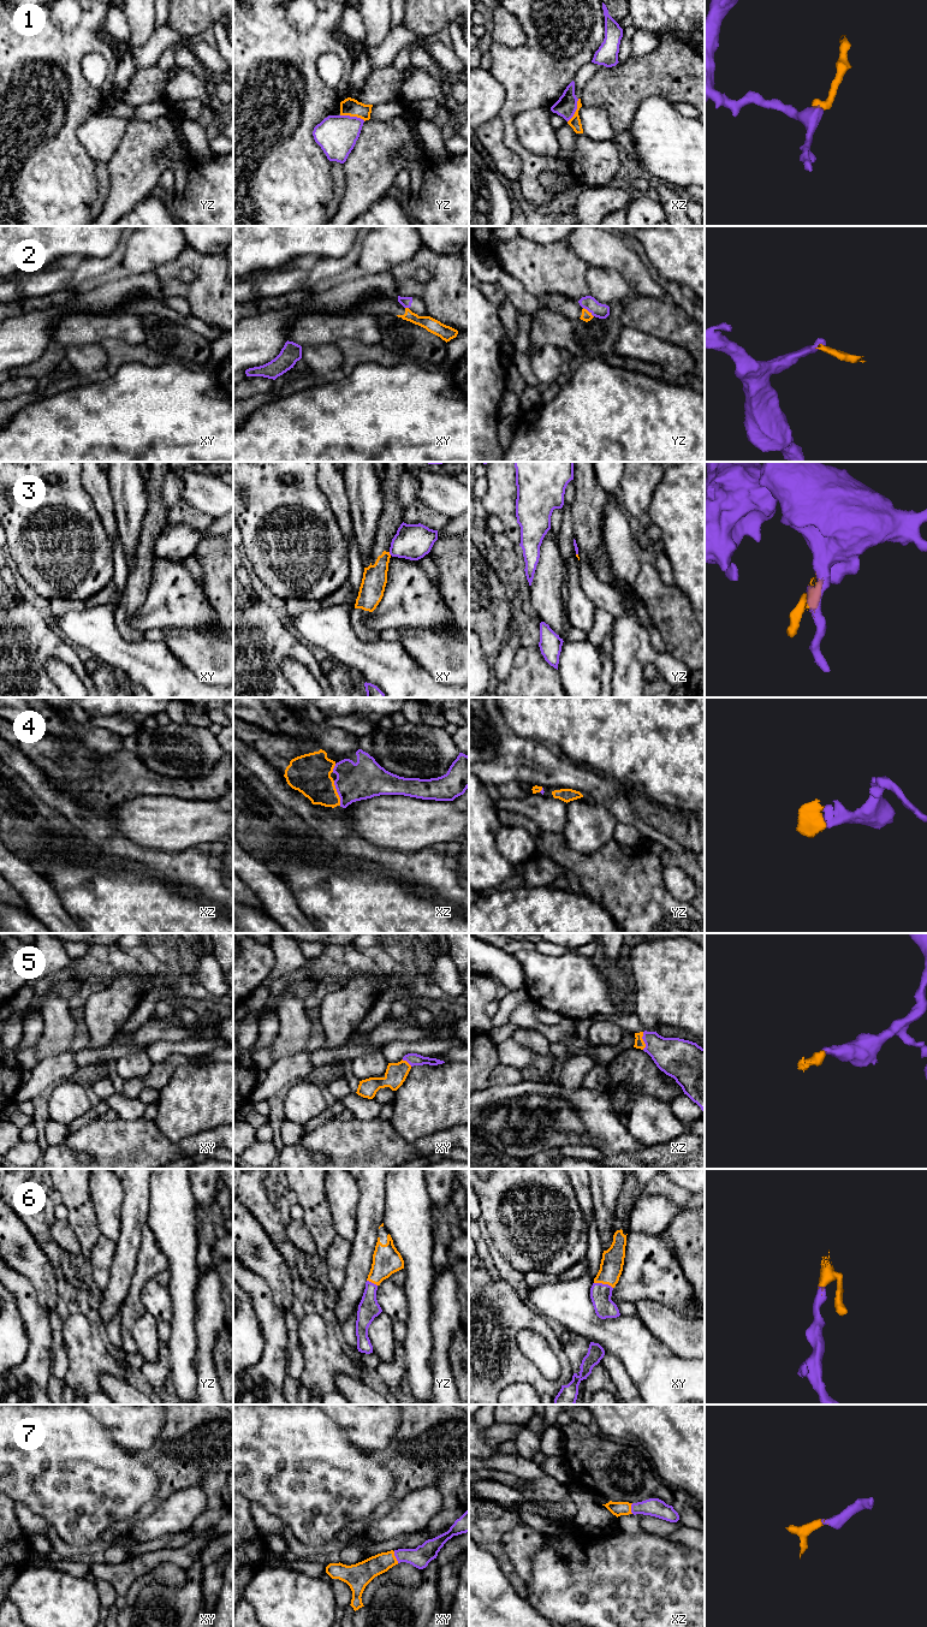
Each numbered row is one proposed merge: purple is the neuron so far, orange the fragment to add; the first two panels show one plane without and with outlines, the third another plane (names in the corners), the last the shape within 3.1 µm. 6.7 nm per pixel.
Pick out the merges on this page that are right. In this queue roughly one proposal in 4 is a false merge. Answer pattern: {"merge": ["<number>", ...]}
{"merge": ["4", "5", "6", "7"]}

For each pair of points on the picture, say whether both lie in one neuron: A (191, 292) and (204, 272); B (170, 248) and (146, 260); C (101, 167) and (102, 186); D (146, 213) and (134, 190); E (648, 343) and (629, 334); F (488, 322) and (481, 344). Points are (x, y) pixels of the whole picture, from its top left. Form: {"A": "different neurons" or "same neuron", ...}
{"A": "same neuron", "B": "same neuron", "C": "same neuron", "D": "different neurons", "E": "same neuron", "F": "same neuron"}

